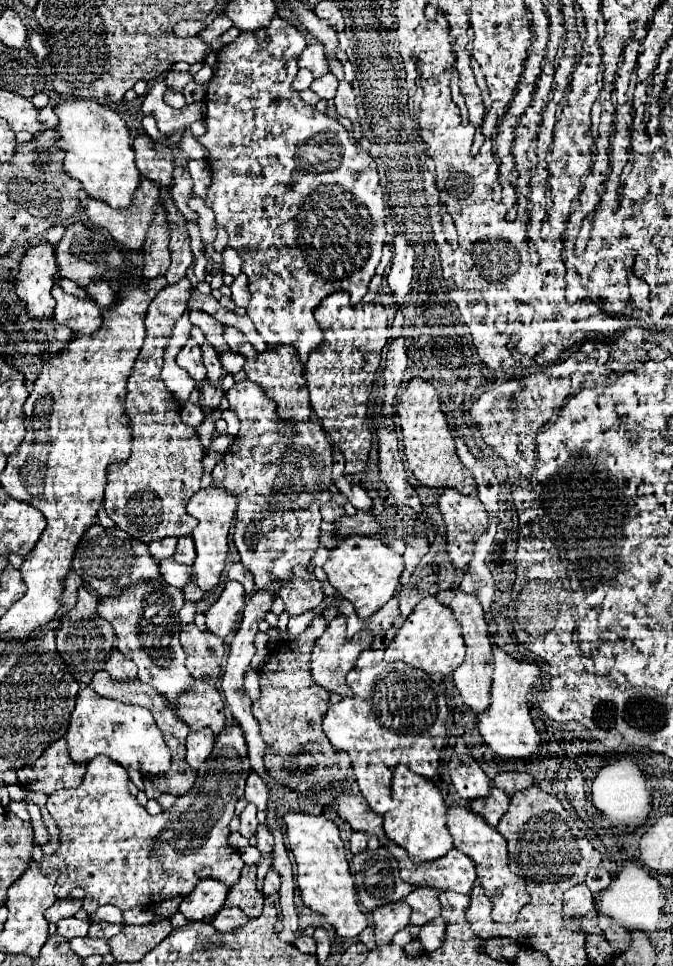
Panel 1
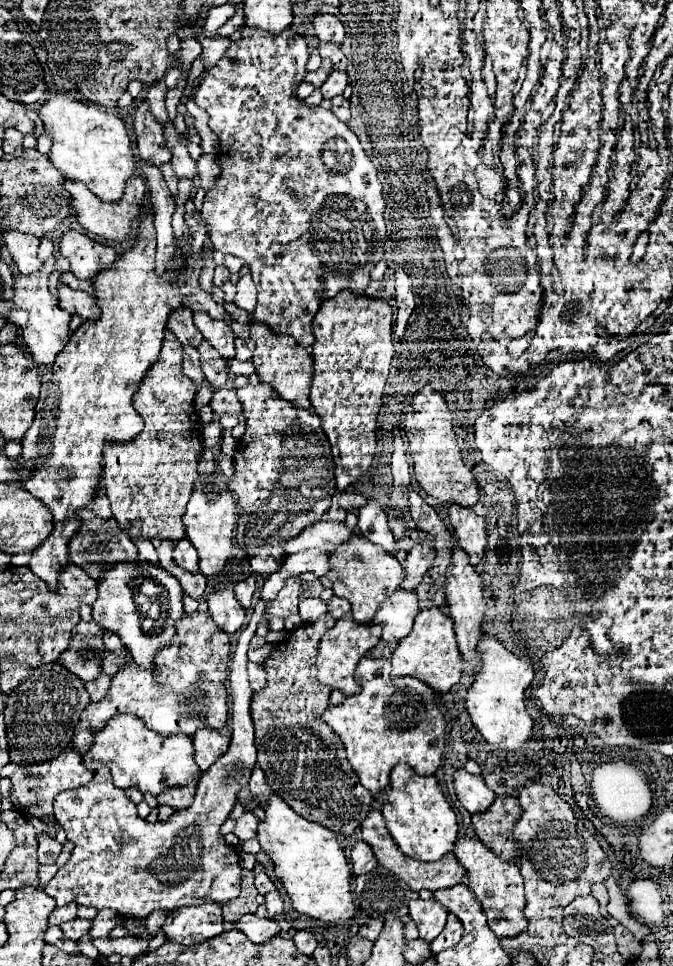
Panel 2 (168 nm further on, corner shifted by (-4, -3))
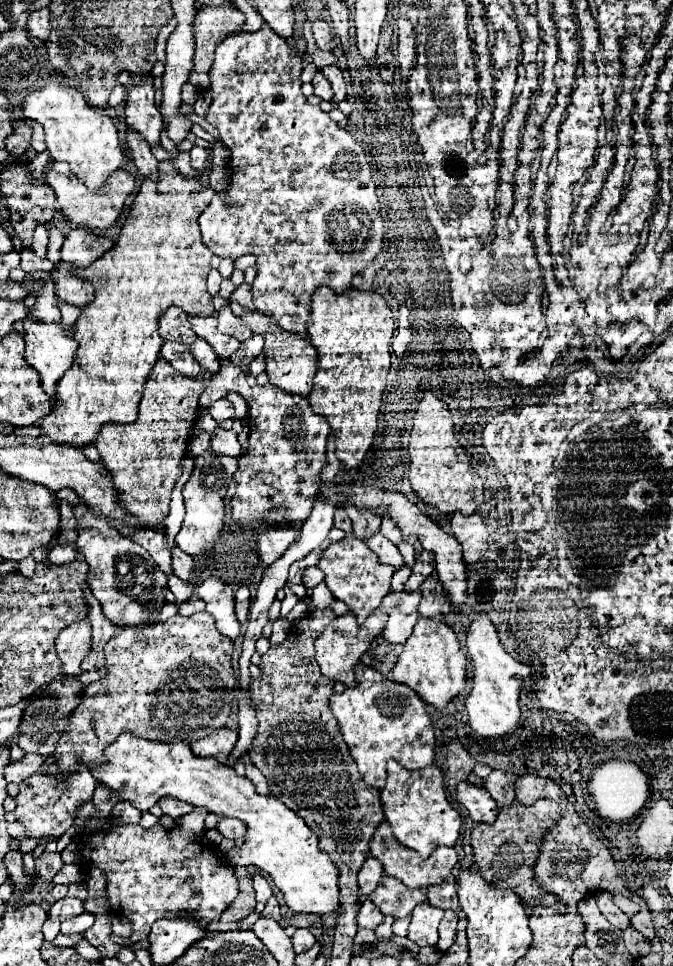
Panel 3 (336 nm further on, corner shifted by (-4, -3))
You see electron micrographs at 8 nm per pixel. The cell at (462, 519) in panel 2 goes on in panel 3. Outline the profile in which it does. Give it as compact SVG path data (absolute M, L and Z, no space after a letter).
M455 512L451 516L451 528L453 528L453 536L459 540L459 544L463 548L463 560L467 564L481 560L481 556L489 548L489 542L487 542L489 532L487 532L483 518L479 514L463 516L463 514Z

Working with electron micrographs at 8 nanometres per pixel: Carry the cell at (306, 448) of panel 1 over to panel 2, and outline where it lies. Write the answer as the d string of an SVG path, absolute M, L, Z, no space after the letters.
M247 384L237 388L237 398L243 406L247 432L237 442L233 454L235 474L229 480L229 490L237 494L239 504L239 524L237 524L237 544L247 554L249 564L255 574L267 578L283 566L285 544L299 536L303 528L319 522L329 510L335 486L335 464L329 450L329 440L321 428L321 420L313 410L303 410L291 402L279 398L267 384Z

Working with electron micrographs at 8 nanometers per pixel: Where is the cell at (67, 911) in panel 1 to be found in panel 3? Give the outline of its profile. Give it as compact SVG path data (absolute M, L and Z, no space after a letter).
M61 898L57 900L51 908L49 908L49 918L55 922L63 922L63 920L71 920L75 916L79 916L83 912L83 902L79 898Z

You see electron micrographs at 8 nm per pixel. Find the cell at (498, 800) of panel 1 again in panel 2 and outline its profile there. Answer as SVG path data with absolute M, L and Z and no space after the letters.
M497 796L487 812L473 814L473 828L475 828L475 834L483 842L487 842L487 848L497 852L497 856L517 862L519 848L515 848L515 842L511 836L515 818L519 818L517 798Z

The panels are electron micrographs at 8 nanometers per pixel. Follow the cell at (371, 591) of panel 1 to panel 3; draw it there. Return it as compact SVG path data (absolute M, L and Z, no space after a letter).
M345 536L343 540L329 544L323 550L317 568L325 572L325 584L329 586L333 596L345 602L349 610L355 612L359 624L363 624L365 618L379 608L387 592L391 592L391 576L393 576L391 568L387 568L385 564L379 564L379 558L375 556L375 552L371 552L367 544L355 536Z

